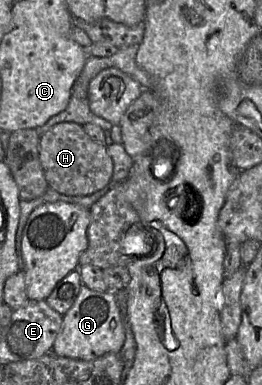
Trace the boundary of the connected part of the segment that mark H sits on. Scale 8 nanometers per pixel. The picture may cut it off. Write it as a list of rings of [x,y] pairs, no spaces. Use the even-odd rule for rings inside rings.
[[[62,122],[40,137],[39,158],[48,186],[66,196],[87,196],[106,187],[113,174],[107,146],[90,139],[80,124]]]

